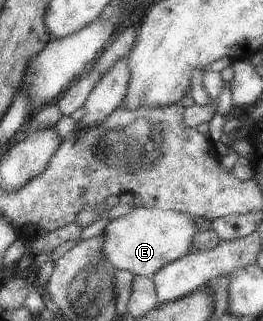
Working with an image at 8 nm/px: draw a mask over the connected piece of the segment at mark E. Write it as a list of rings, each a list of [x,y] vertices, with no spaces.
[[[134,207],[131,212],[107,223],[100,252],[115,269],[151,278],[158,269],[191,251],[192,239],[201,231],[192,219],[173,210]]]

